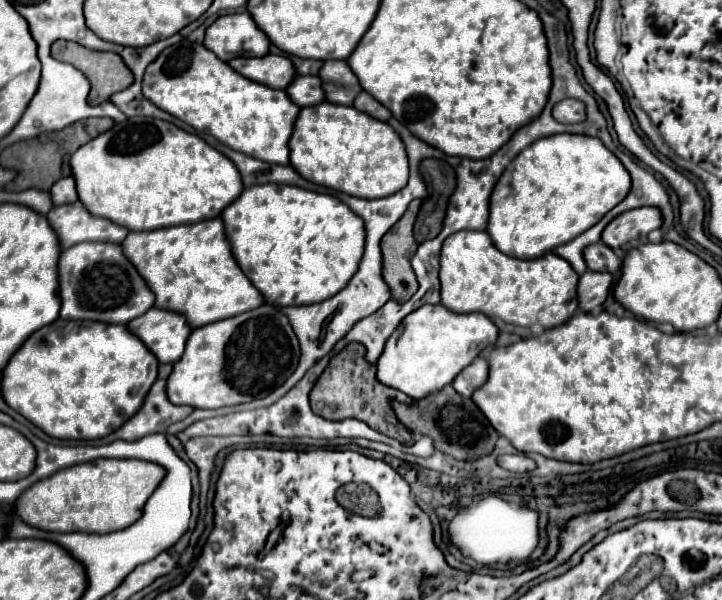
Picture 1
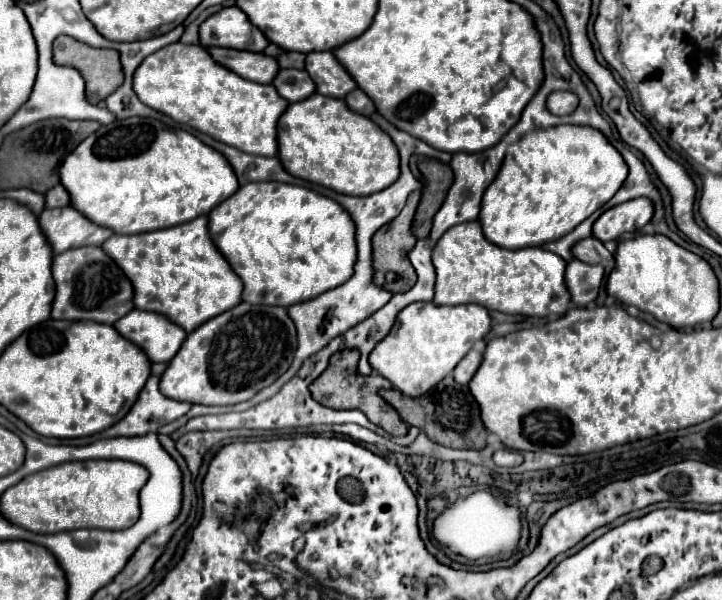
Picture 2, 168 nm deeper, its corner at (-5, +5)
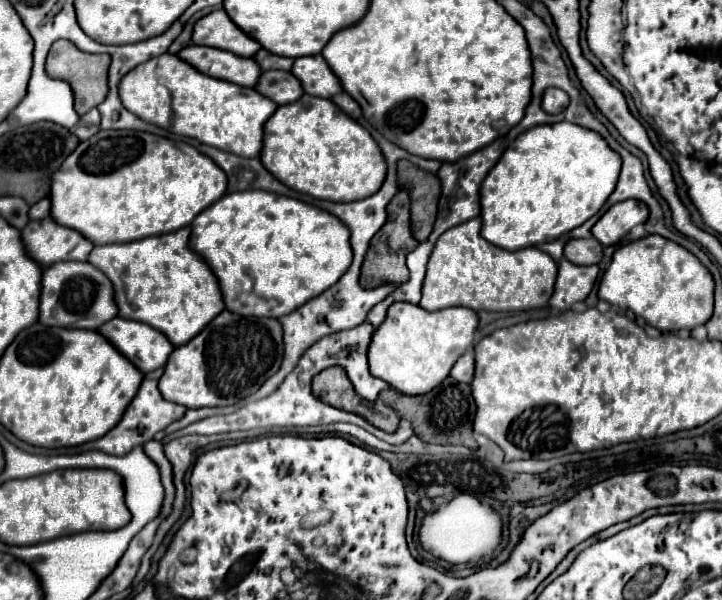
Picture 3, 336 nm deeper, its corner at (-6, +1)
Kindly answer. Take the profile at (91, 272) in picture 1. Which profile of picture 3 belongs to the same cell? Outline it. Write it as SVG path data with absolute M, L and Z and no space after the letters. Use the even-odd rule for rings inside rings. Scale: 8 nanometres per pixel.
M60 261L60 265L50 265L48 269L44 269L38 319L42 325L68 329L98 329L114 317L118 317L114 285L98 267L88 261Z

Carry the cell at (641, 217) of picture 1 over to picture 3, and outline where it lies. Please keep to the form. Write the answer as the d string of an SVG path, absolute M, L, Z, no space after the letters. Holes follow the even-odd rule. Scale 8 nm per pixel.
M628 199L612 205L592 227L592 235L602 245L614 245L622 235L626 235L632 227L644 223L648 219L648 207L642 201Z

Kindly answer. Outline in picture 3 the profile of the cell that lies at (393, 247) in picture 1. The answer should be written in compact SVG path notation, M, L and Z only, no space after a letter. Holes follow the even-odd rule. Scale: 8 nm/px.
M400 191L400 193L396 193L396 197L388 205L388 221L386 221L386 225L370 241L366 259L362 263L360 285L364 289L372 289L372 287L380 287L384 283L400 285L400 283L408 281L410 271L406 267L406 255L416 245L418 245L418 241L412 237L412 231L410 231L410 195L406 191Z

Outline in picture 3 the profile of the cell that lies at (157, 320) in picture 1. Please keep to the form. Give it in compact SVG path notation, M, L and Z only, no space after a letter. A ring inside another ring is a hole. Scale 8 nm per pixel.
M116 317L114 321L102 325L98 333L112 341L112 345L124 357L128 357L142 373L164 367L170 353L174 351L174 345L164 333L140 321Z

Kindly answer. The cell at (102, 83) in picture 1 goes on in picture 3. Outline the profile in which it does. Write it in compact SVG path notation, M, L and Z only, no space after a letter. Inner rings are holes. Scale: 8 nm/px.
M60 39L52 45L48 59L46 59L46 73L54 79L64 79L70 83L74 91L74 105L80 115L86 115L92 107L98 107L104 97L108 95L108 69L110 69L110 55L90 55L80 51L72 41Z

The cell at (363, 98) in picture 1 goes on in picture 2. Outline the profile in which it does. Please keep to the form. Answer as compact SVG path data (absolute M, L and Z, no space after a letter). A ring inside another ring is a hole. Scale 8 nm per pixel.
M353 89L353 91L345 97L345 103L349 105L349 109L353 109L353 111L365 115L365 117L369 117L371 113L375 113L373 101L371 101L365 93L361 93L361 89Z

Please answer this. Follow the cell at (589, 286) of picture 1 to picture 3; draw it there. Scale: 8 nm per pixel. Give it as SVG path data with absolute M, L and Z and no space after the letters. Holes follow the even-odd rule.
M562 259L558 263L558 279L556 289L550 299L550 305L562 311L572 309L574 303L584 301L588 293L594 287L594 281L598 277L596 265L572 265L568 259Z

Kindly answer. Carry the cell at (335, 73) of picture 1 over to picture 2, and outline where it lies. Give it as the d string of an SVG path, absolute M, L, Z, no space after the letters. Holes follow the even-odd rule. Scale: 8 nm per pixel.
M331 51L307 53L305 71L311 75L315 89L321 95L343 99L351 89L357 87L357 83L343 69L343 65L333 57Z

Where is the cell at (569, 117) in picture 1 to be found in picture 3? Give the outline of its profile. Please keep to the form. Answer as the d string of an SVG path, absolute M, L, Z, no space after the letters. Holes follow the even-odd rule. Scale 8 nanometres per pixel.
M546 89L544 91L544 97L542 97L542 109L550 115L556 115L556 113L562 113L566 107L568 107L568 101L570 97L560 91L560 89Z

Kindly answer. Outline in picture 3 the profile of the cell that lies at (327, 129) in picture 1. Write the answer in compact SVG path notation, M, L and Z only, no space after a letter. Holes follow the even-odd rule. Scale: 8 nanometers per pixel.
M308 95L278 107L266 121L260 159L284 185L336 203L358 201L376 193L388 171L384 157L380 157L380 147L358 121L352 121L352 117L332 105L330 99Z

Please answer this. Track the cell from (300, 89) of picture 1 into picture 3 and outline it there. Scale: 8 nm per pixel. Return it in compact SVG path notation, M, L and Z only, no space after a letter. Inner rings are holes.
M264 71L256 91L272 99L276 105L288 105L288 101L298 101L304 93L300 81L290 71Z

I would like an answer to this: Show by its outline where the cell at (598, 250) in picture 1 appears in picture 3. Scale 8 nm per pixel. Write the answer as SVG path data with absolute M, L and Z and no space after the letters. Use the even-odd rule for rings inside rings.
M572 239L564 247L564 257L576 265L596 265L604 255L604 247L594 239Z

